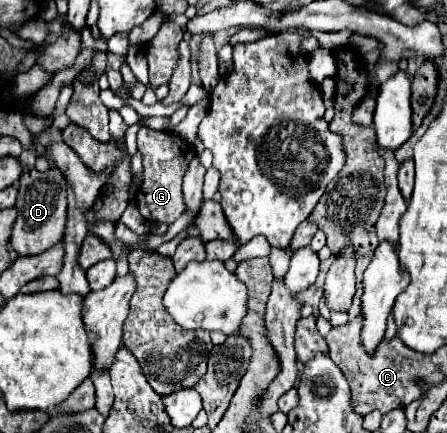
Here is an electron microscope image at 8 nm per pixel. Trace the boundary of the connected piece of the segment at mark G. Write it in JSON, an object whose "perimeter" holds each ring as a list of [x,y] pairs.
{"perimeter":[[[142,127],[138,131],[138,153],[144,161],[144,181],[136,191],[136,207],[150,223],[174,223],[184,213],[182,177],[194,157],[194,147],[170,131],[154,131]]]}

